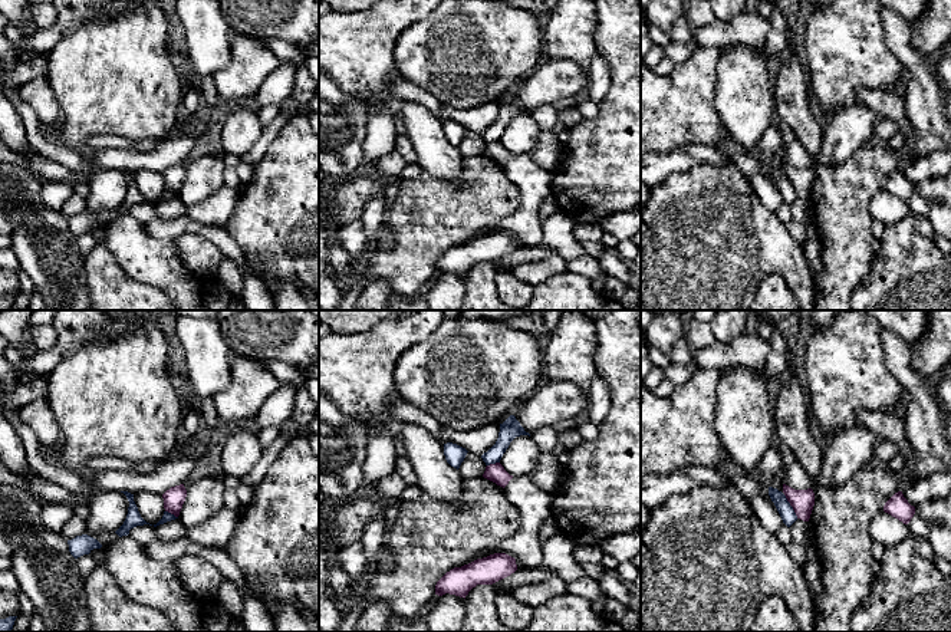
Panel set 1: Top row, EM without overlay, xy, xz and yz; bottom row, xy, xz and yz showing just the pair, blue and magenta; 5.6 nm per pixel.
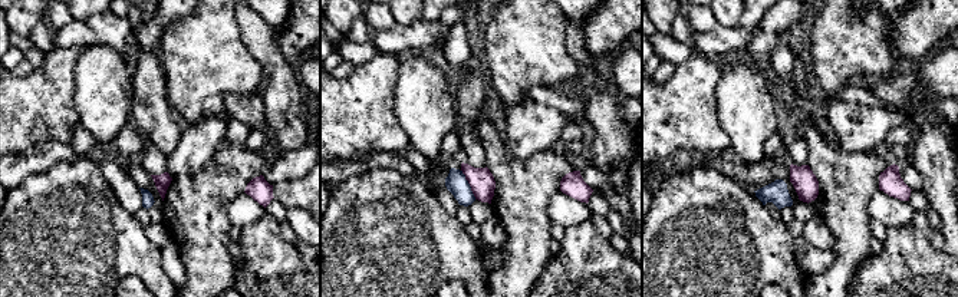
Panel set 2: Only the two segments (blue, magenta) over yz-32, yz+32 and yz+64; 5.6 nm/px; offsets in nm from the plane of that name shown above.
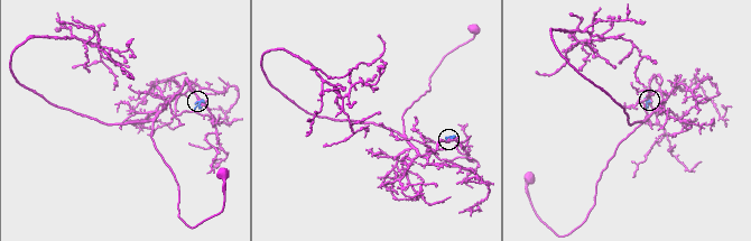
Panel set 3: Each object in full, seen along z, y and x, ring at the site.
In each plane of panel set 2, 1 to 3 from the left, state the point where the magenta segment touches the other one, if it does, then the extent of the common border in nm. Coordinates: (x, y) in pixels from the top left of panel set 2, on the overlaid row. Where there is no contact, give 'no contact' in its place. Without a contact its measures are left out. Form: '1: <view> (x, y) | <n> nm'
1: no contact
2: yz+32 (468, 184) | 190 nm
3: no contact

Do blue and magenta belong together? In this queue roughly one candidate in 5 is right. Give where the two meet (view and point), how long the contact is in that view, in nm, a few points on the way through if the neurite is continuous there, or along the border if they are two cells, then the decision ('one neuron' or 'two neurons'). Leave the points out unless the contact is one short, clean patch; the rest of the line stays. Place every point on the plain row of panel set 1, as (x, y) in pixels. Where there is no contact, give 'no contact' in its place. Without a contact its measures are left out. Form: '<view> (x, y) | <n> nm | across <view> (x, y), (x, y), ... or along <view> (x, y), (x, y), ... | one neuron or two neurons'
yz (790, 184) | 160 nm | along yz (783, 173), (798, 196) | two neurons

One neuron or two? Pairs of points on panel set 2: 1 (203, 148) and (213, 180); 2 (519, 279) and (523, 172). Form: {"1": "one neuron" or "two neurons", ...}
{"1": "two neurons", "2": "one neuron"}

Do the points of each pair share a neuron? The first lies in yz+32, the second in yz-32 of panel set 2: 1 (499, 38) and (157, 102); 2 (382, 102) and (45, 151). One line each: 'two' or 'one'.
1: two
2: two

